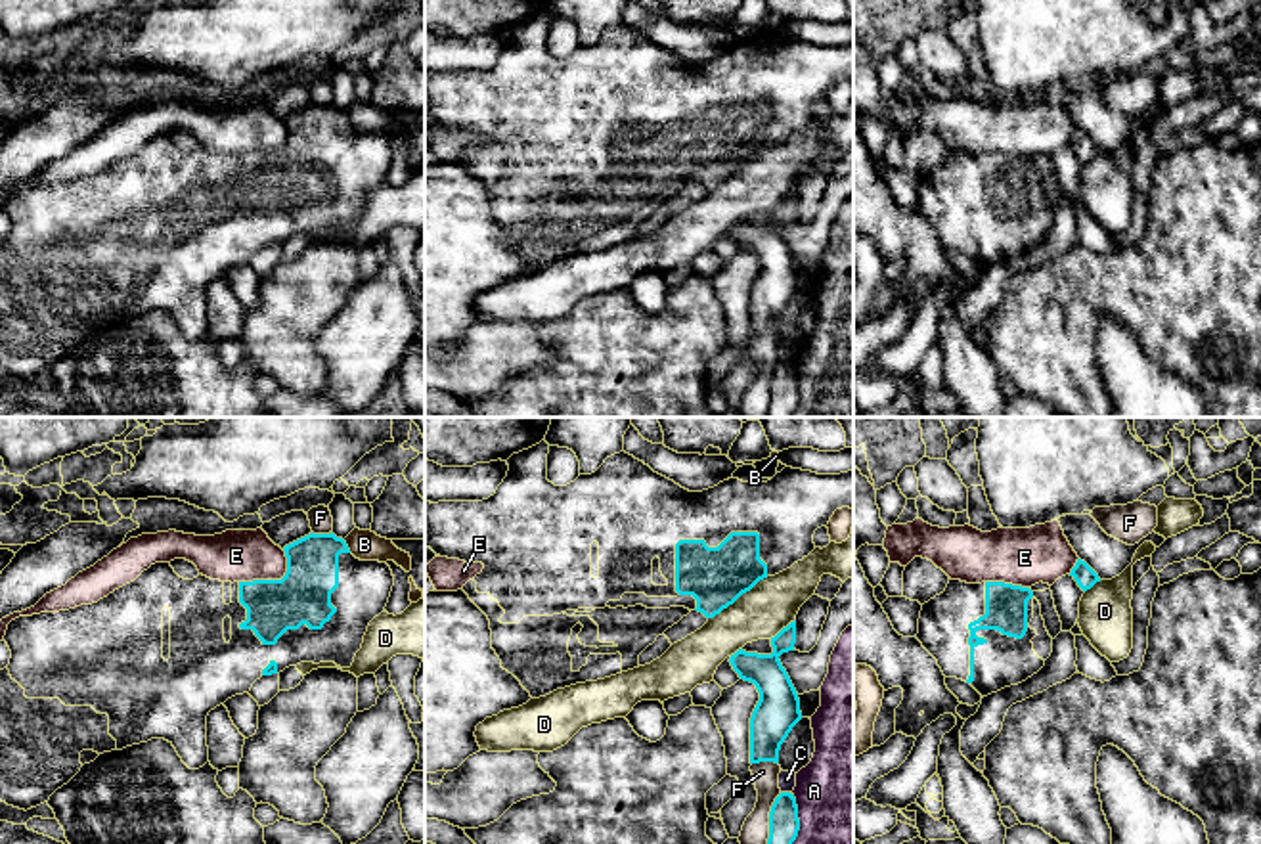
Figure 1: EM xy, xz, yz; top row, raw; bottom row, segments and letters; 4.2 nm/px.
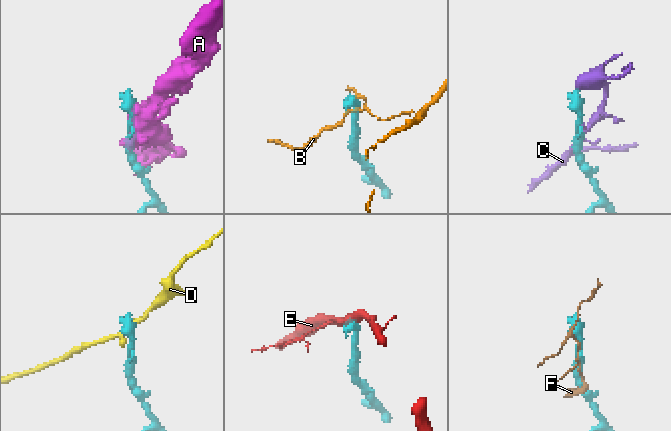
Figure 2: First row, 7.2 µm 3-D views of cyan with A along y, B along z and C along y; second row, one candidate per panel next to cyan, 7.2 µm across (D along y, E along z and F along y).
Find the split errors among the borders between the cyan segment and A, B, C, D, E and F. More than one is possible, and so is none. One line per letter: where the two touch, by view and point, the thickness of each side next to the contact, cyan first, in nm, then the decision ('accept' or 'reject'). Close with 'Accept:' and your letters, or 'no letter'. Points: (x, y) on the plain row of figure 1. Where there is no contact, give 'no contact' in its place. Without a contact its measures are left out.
A: xz (798, 391) | 130/460 nm | reject
B: xy (347, 117) | 220/130 nm | reject
C: xz (787, 364) | 130/80 nm | reject
D: xz (737, 169) | 260/220 nm | reject
E: xy (272, 152) | 240/220 nm | reject
F: xz (764, 332) | 190/110 nm | reject
Accept: no letter

